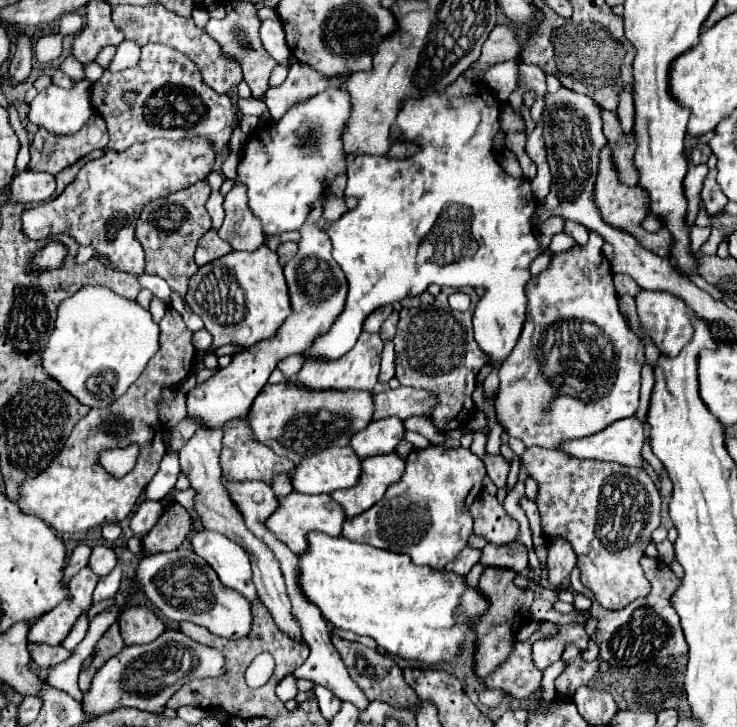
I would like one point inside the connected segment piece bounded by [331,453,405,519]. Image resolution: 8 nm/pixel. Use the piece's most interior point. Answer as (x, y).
(379, 472)

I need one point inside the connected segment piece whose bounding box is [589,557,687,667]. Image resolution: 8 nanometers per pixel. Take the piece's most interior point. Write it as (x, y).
(649, 627)

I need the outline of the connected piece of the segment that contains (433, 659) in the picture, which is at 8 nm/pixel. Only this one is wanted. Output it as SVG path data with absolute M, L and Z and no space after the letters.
M317 531L307 533L307 551L299 555L299 589L303 589L303 595L319 607L323 619L331 627L353 631L355 635L369 635L387 653L425 665L453 661L459 655L463 641L463 625L469 625L487 611L487 599L477 589L463 585L463 579L455 573L419 567L411 563L409 555L375 549L371 545L353 543L343 535L329 537Z

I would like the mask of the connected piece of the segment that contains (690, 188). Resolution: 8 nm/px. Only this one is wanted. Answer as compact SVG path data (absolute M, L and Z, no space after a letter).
M689 165L689 171L685 175L683 187L685 187L685 197L687 197L687 225L691 227L697 213L699 213L699 203L701 203L701 189L703 189L703 181L707 175L707 165Z

